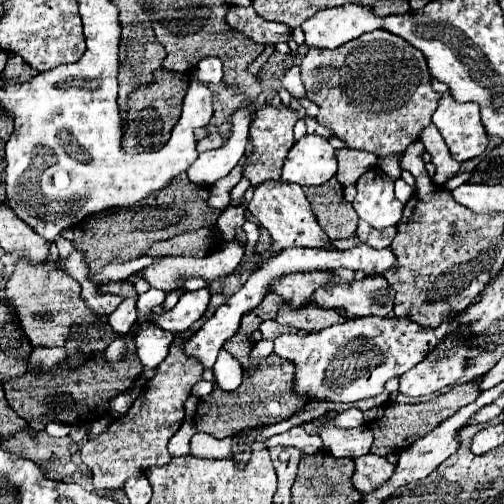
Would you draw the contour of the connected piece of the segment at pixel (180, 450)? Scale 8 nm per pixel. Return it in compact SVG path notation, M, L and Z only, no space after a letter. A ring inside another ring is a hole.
M184 420L181 426L170 442L172 456L190 456L190 440L196 432L196 428L192 421L188 422L187 420Z

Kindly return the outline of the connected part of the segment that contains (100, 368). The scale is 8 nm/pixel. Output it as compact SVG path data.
M100 318L96 324L73 328L70 330L70 338L66 338L66 344L64 344L68 356L60 366L56 366L48 372L40 372L36 368L34 374L26 372L22 376L2 382L10 408L20 418L24 418L34 432L42 432L48 422L56 422L56 420L62 424L68 424L68 426L86 426L86 424L92 424L92 422L104 418L110 410L110 400L116 394L130 388L130 384L142 374L142 364L136 356L134 342L130 336L124 338L126 354L120 362L108 362L104 358L104 352L86 354L80 350L80 346L100 339L113 341L116 337L124 336L124 334L114 335L112 326L106 318L104 320Z

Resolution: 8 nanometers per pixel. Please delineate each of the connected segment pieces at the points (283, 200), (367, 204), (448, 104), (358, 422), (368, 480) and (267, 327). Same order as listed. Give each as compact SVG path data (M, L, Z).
M268 180L268 182L262 182L254 188L254 196L252 200L248 202L248 210L252 212L252 216L258 220L258 224L262 224L274 244L270 248L270 252L266 254L252 254L250 258L246 258L240 266L238 266L238 274L242 272L244 264L262 264L264 260L270 258L270 254L274 250L286 250L286 248L292 248L292 246L306 246L306 248L332 248L332 244L326 240L326 234L324 230L320 228L320 224L316 222L316 216L312 214L310 210L310 202L306 200L304 192L300 186L292 184L292 182L282 182L282 180Z
M374 166L368 172L364 172L364 176L356 184L356 190L358 190L358 194L354 200L354 210L358 212L358 216L362 220L366 220L370 226L398 224L398 220L402 218L404 205L394 196L394 180L388 174L384 174L384 170L380 166Z
M446 92L440 98L432 122L438 126L452 158L474 158L488 146L488 132L480 120L480 108L476 102L460 104Z
M344 410L340 414L336 414L334 424L340 428L358 428L364 424L364 416L362 410Z
M364 454L360 458L354 460L356 470L352 476L352 482L356 486L356 490L364 494L370 494L372 490L376 490L380 484L384 484L390 474L394 472L394 464L384 458L384 456L376 456L376 454Z
M268 320L268 322L264 322L264 324L260 326L260 332L264 334L266 340L274 340L274 338L278 338L278 336L284 334L284 332L296 332L296 328L292 328L292 326L282 326L282 324L278 324L276 320Z

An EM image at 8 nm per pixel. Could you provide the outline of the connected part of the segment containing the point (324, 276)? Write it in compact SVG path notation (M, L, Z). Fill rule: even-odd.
M298 272L298 274L286 274L274 280L268 288L268 292L278 294L286 302L292 302L292 306L304 306L310 302L316 288L324 286L324 282L330 282L328 272Z

